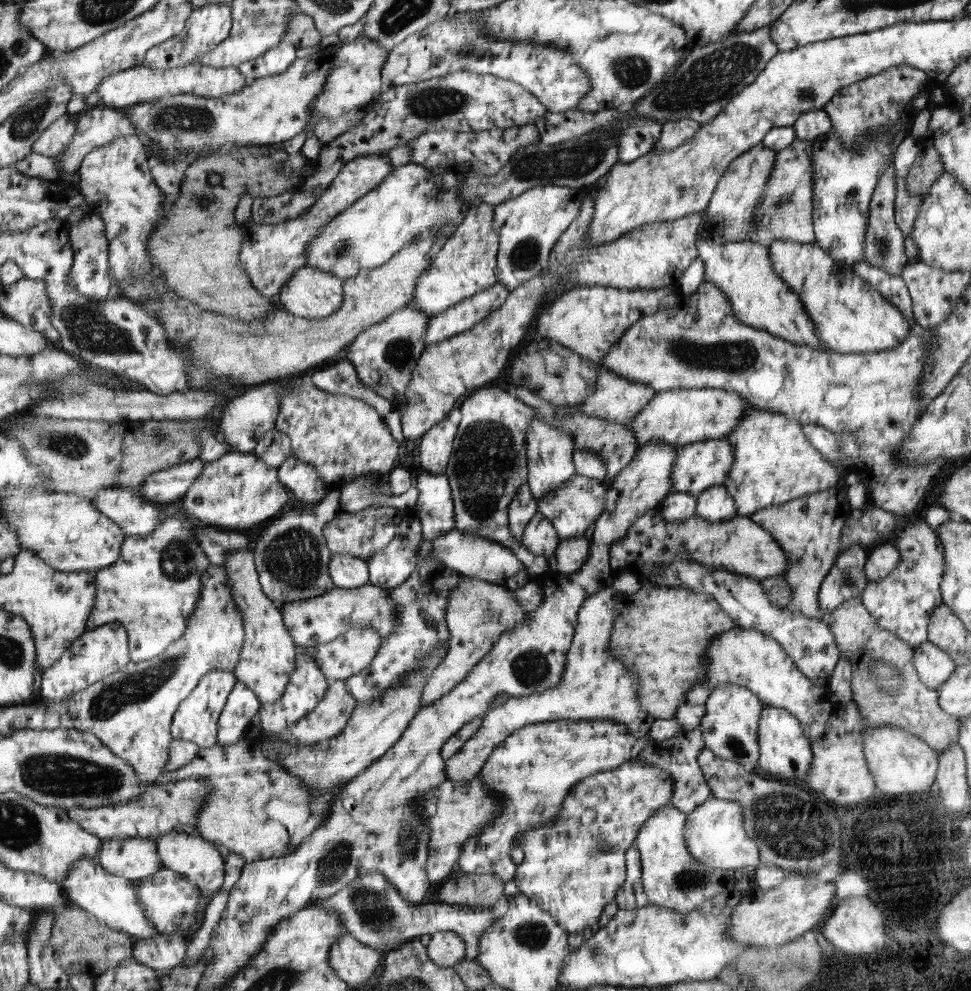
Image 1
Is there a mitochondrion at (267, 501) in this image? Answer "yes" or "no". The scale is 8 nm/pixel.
no

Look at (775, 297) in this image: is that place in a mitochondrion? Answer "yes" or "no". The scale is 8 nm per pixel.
no

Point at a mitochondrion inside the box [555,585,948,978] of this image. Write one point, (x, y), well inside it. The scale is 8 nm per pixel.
(792, 827)

